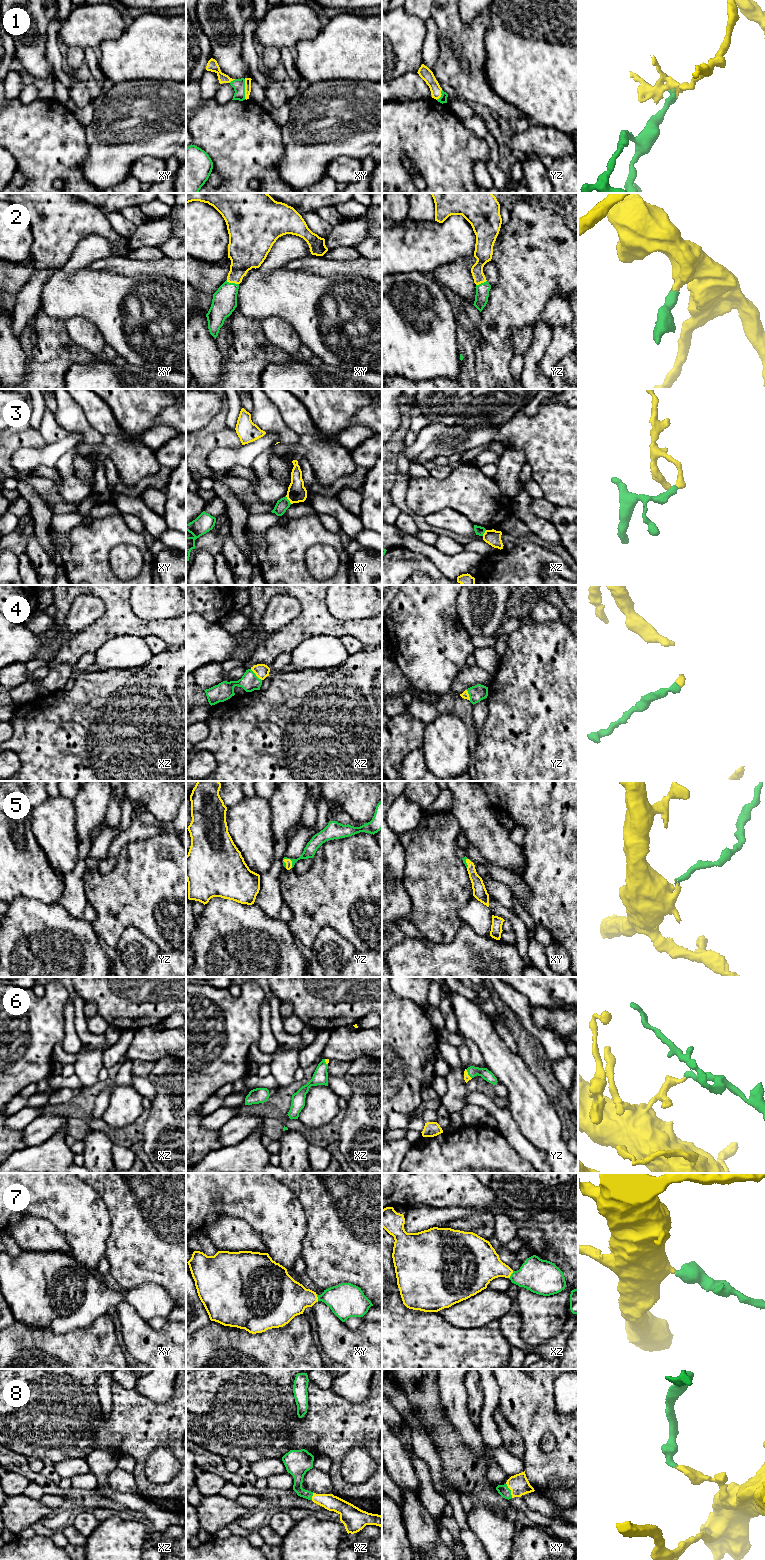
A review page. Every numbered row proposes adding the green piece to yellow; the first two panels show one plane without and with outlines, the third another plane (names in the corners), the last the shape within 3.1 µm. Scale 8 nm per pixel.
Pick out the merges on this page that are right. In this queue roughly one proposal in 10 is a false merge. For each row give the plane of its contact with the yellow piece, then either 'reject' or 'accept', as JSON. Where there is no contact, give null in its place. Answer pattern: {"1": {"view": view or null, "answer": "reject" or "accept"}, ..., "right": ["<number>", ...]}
{"1": {"view": "xy", "answer": "accept"}, "2": {"view": "xy", "answer": "accept"}, "3": {"view": "xy", "answer": "reject"}, "4": {"view": "xz", "answer": "accept"}, "5": {"view": "yz", "answer": "accept"}, "6": {"view": "yz", "answer": "accept"}, "7": {"view": "xz", "answer": "accept"}, "8": {"view": "xy", "answer": "accept"}, "right": ["1", "2", "4", "5", "6", "7", "8"]}

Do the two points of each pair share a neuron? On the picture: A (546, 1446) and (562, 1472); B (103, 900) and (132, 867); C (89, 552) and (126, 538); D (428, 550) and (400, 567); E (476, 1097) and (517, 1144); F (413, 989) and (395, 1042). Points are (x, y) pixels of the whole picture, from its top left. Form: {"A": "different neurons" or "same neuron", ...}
{"A": "different neurons", "B": "same neuron", "C": "same neuron", "D": "different neurons", "E": "same neuron", "F": "different neurons"}

